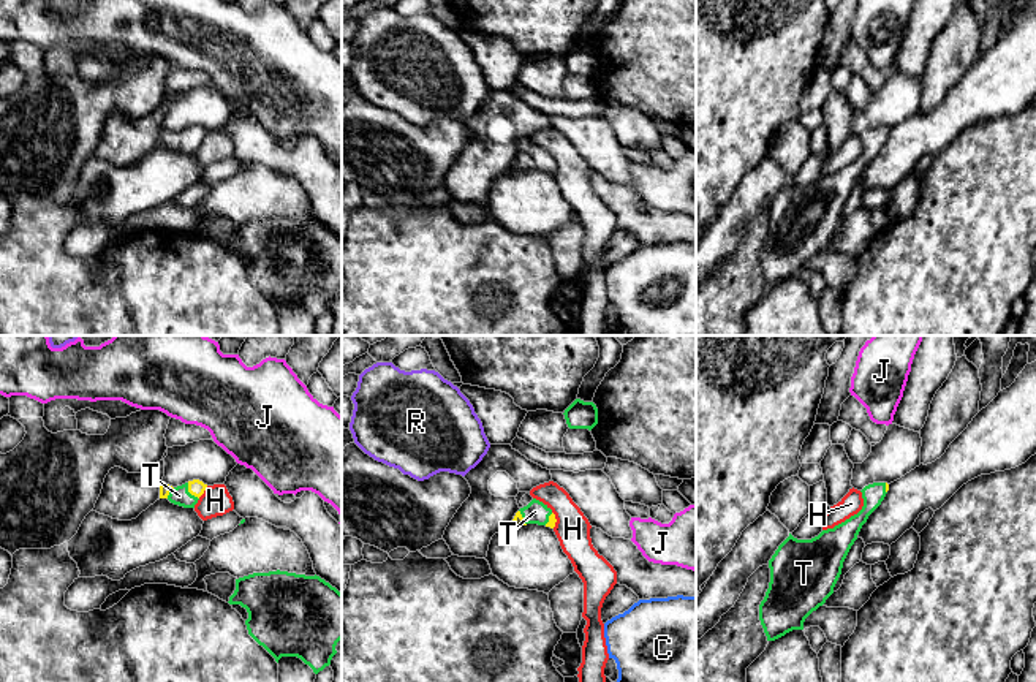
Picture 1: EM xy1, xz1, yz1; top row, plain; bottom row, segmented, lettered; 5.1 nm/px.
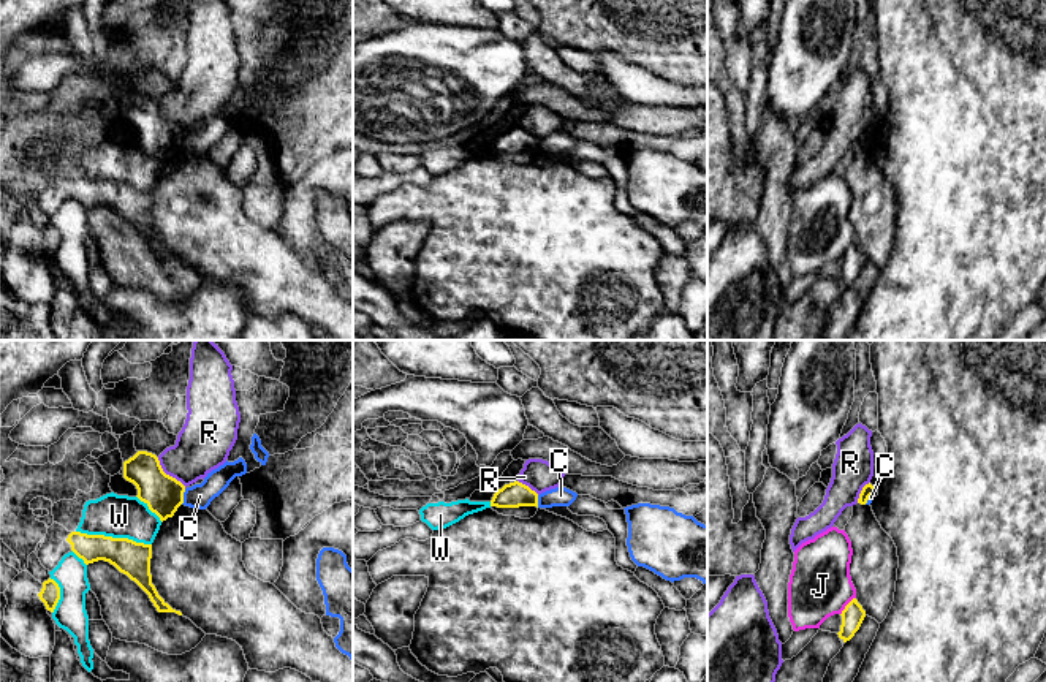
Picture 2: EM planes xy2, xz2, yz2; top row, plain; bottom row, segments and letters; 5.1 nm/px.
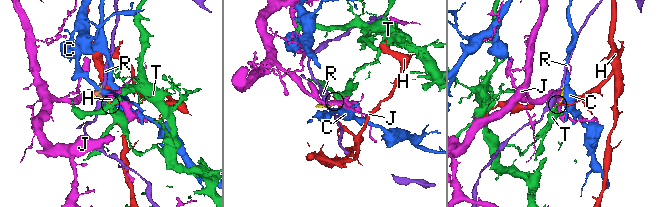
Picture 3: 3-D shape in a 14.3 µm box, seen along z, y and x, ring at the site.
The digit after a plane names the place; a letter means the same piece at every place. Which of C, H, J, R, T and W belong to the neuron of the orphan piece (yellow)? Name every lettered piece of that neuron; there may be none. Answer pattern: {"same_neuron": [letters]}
{"same_neuron": ["T"]}

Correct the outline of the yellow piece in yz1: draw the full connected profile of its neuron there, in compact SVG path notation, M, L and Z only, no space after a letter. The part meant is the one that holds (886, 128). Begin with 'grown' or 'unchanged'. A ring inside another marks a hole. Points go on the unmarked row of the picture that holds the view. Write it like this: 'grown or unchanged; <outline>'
grown; M873 128L865 131L862 138L862 155L835 171L822 176L811 185L797 185L791 179L778 191L769 206L770 228L764 245L759 250L759 266L767 286L775 286L792 275L803 275L805 264L826 248L834 239L834 233L841 220L843 207L857 185L862 171L868 161L881 150L889 136L887 128Z

